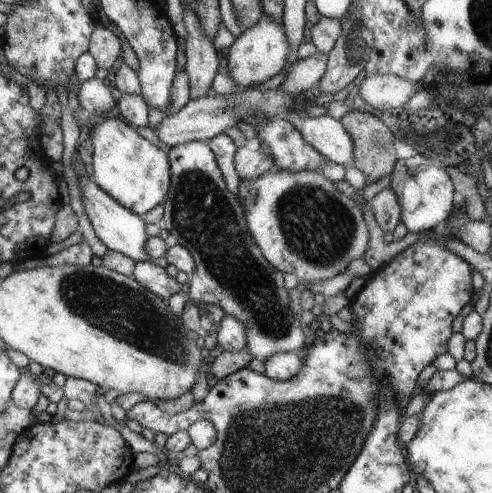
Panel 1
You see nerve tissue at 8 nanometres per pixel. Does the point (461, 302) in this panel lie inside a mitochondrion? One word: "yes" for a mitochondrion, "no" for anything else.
no

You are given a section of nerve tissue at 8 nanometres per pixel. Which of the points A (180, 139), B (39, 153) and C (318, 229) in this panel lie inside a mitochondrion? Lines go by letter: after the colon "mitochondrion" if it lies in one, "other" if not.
A: other
B: other
C: mitochondrion

